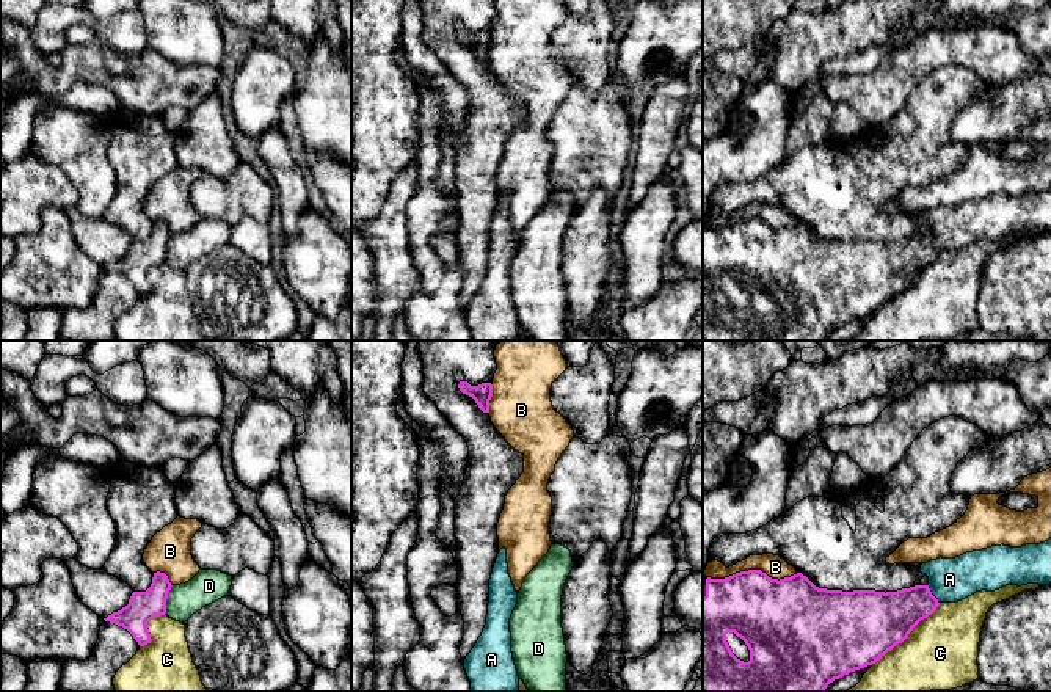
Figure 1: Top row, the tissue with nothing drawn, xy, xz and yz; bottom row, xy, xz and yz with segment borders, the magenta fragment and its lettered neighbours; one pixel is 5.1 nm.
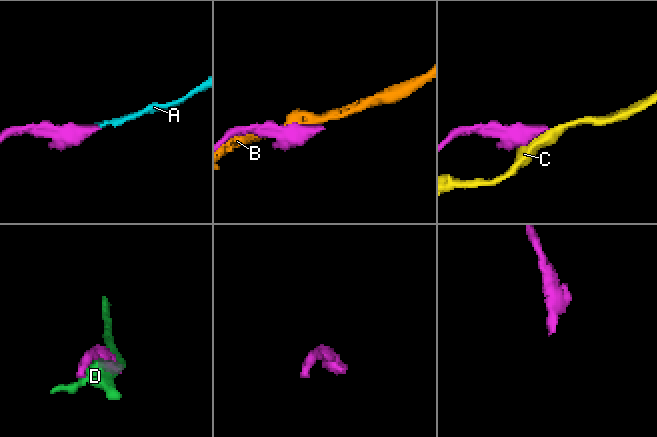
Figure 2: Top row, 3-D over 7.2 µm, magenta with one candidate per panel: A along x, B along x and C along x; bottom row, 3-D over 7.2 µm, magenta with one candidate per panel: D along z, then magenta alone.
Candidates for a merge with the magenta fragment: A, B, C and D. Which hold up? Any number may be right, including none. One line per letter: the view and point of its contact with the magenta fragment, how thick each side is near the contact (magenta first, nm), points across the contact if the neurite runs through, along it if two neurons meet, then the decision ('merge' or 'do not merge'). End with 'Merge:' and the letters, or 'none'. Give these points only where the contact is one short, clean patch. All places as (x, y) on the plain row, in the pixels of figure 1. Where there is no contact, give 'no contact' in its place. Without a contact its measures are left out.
A: yz (930, 242) | 260/220 nm | across yz (890, 265), (930, 242), (949, 228) | merge
B: yz (752, 218) | 380/120 nm | do not merge
C: yz (907, 284) | 380/380 nm | do not merge
D: xy (167, 247) | 160/170 nm | do not merge
Merge: A

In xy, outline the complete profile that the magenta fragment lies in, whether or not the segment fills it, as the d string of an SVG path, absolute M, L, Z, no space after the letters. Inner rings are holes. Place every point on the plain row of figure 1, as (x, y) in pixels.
M157 220L146 240L133 240L125 256L104 268L122 275L133 284L140 295L144 295L152 289L147 271L154 265L166 262L166 248L171 235L168 224Z

